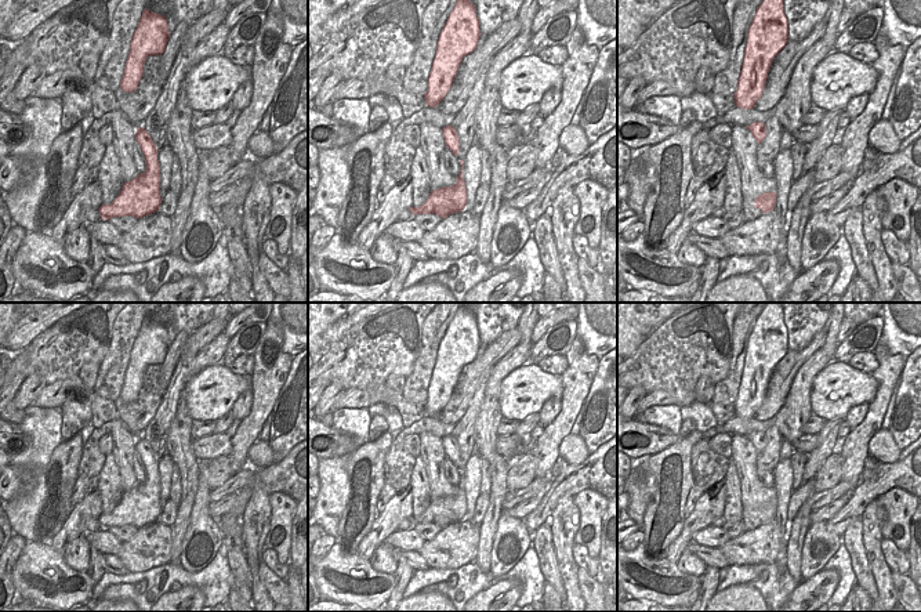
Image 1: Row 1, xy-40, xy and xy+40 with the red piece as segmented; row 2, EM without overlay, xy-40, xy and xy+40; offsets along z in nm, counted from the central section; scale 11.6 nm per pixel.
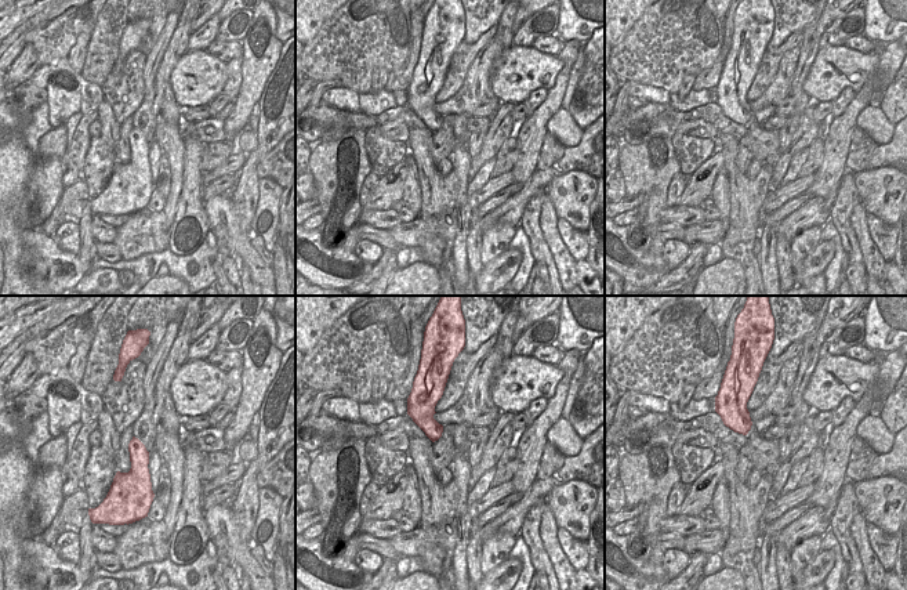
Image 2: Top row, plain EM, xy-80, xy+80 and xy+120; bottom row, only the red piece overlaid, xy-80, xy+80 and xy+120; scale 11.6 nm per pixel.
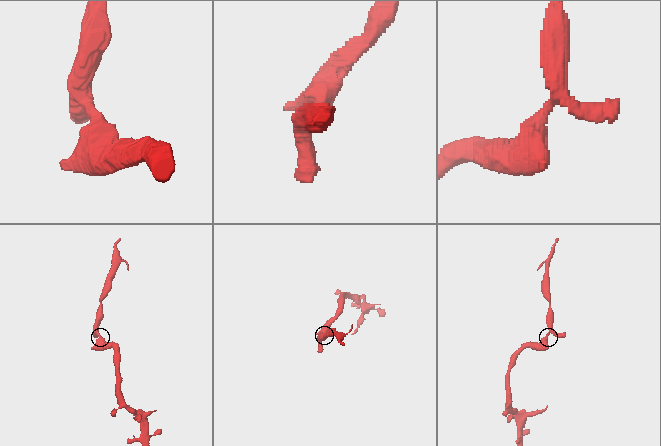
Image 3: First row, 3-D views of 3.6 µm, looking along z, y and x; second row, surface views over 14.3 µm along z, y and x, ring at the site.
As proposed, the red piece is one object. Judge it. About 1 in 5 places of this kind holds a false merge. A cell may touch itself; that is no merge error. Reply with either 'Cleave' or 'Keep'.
Keep

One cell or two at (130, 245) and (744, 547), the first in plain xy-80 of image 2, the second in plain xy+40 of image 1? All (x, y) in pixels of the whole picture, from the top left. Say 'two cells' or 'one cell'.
one cell

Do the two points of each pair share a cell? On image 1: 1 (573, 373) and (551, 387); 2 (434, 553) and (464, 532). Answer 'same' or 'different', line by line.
1: different
2: same

